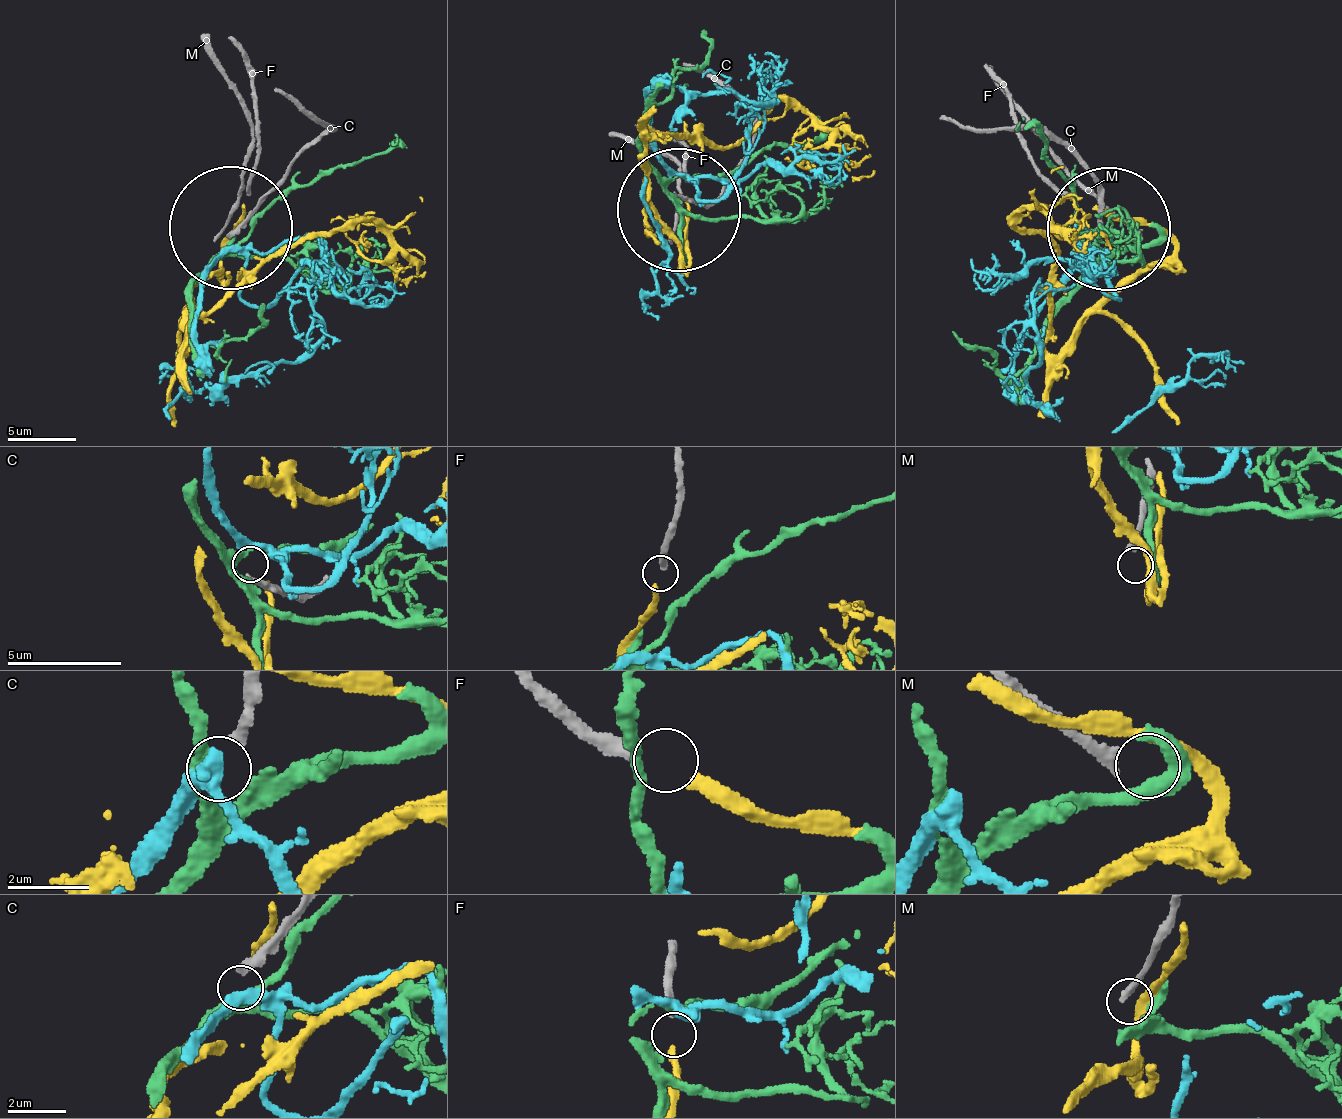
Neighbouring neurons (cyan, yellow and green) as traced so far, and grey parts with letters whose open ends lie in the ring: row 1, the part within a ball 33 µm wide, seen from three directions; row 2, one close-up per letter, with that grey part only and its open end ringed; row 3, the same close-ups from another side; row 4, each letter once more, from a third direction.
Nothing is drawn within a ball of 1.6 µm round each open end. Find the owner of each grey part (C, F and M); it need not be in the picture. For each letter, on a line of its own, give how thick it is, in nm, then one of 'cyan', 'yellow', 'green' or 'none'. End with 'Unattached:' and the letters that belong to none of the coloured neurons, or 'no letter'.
C: 280 nm thick; cyan
F: 320 nm thick; yellow
M: 260 nm thick; none
Unattached: M

